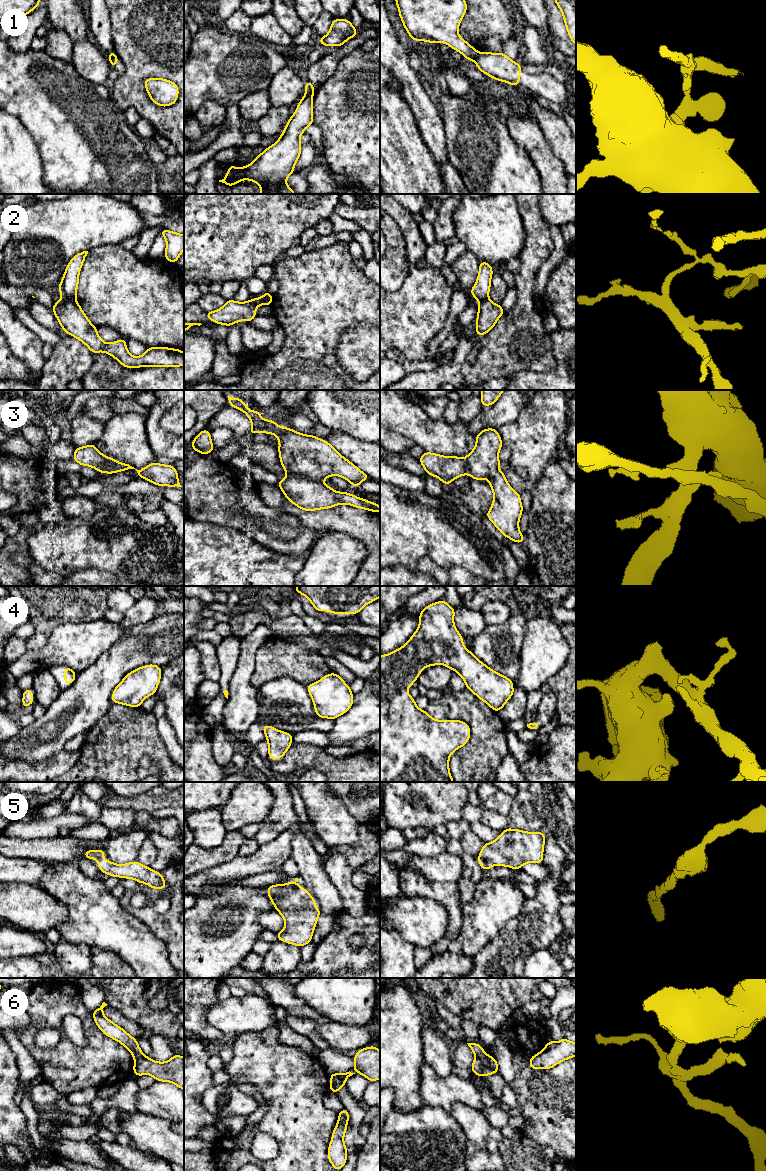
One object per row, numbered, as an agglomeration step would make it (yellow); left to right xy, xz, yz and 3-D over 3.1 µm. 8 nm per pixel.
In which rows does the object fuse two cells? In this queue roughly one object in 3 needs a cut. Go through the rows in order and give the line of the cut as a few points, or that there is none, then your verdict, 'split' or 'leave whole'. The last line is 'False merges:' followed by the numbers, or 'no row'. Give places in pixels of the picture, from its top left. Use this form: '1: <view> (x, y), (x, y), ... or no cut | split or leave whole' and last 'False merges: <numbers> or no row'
1: xz (312, 93), (305, 95) | split
2: xy (63, 298), (75, 299) | split
3: xz (287, 472), (320, 481) | split
4: no cut | leave whole
5: no cut | leave whole
6: yz (485, 1054), (476, 1058) | split
False merges: 1, 2, 3, 6

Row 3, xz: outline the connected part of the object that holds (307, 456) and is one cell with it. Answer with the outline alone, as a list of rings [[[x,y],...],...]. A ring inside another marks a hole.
[[[228,396],[228,405],[244,412],[252,423],[250,428],[251,434],[263,432],[265,434],[275,434],[279,441],[279,457],[283,470],[289,474],[307,478],[309,480],[324,480],[330,476],[336,475],[349,481],[353,487],[358,487],[362,481],[370,479],[370,477],[362,472],[349,460],[344,458],[334,447],[327,441],[322,440],[314,435],[305,435],[294,431],[288,427],[279,427],[273,420],[262,419],[260,411],[250,410],[243,400]]]

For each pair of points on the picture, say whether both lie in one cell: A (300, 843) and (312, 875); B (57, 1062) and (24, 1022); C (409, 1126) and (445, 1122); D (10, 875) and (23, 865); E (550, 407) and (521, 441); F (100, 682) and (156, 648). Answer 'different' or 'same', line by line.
A: same
B: different
C: same
D: same
E: same
F: same

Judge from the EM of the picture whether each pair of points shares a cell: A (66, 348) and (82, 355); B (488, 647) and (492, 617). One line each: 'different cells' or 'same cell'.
A: same cell
B: different cells

